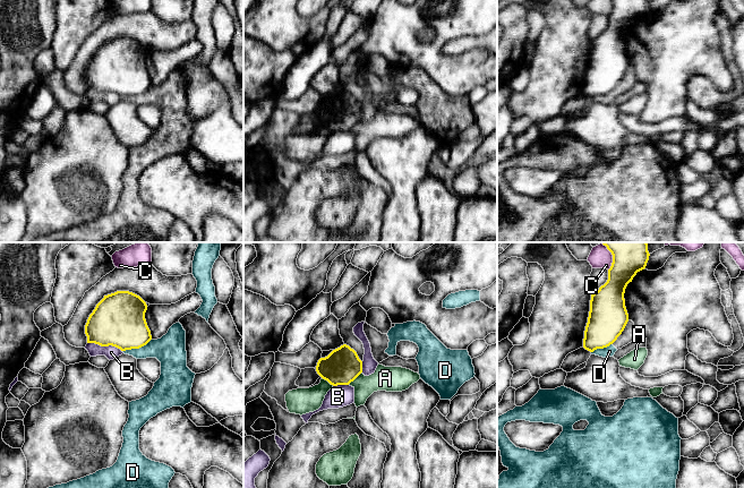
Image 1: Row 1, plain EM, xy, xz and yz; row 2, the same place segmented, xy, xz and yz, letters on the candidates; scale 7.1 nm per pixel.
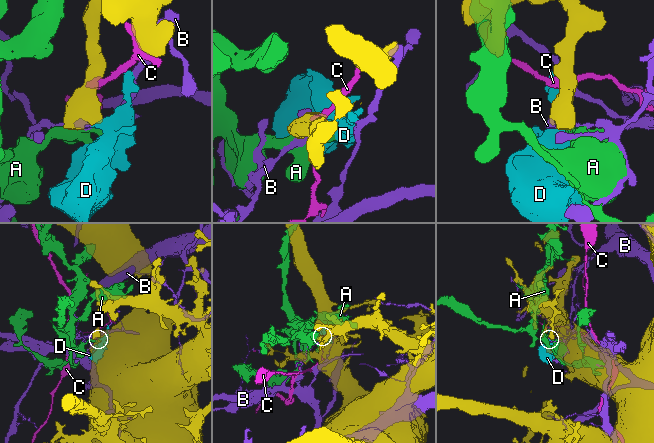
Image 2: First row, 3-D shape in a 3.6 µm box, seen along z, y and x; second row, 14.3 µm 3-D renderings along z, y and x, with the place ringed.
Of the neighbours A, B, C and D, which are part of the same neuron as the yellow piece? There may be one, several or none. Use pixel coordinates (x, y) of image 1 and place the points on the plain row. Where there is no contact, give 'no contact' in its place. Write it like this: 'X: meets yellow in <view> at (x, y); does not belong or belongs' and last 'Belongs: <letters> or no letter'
A: meets yellow in xz at (355, 125); does not belong
B: meets yellow in xy at (104, 92); does not belong
C: meets yellow in yz at (613, 8); does not belong
D: meets yellow in xy at (136, 94); does not belong
Belongs: no letter

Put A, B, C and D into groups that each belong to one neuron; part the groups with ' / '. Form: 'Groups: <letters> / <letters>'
Groups: A / B / C / D

